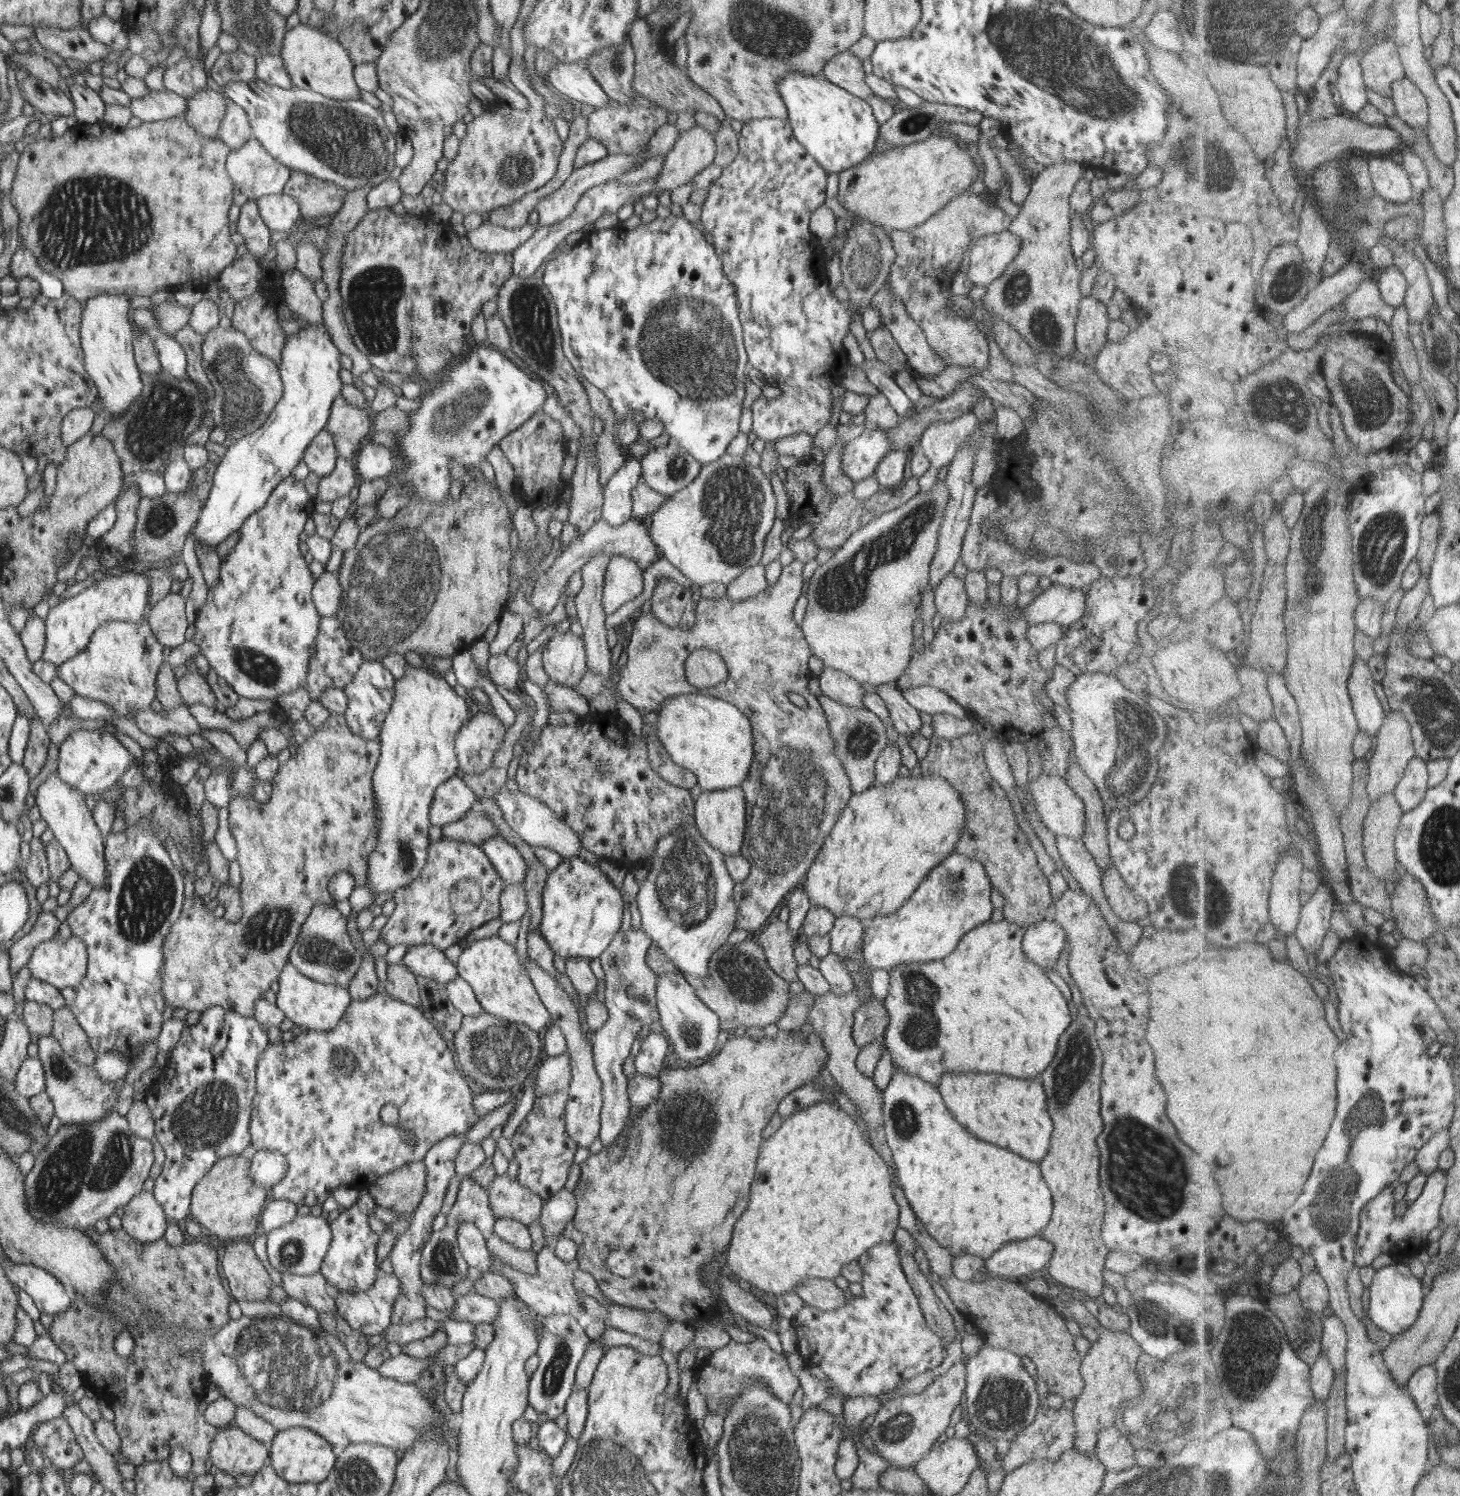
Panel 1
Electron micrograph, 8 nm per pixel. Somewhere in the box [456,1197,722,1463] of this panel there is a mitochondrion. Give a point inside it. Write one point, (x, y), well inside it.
(552, 1379)

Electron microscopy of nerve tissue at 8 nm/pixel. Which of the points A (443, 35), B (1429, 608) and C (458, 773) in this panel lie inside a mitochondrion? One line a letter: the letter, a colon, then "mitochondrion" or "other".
A: mitochondrion
B: other
C: other

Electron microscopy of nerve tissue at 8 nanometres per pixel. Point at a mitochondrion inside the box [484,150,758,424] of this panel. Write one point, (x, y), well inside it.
(687, 343)

